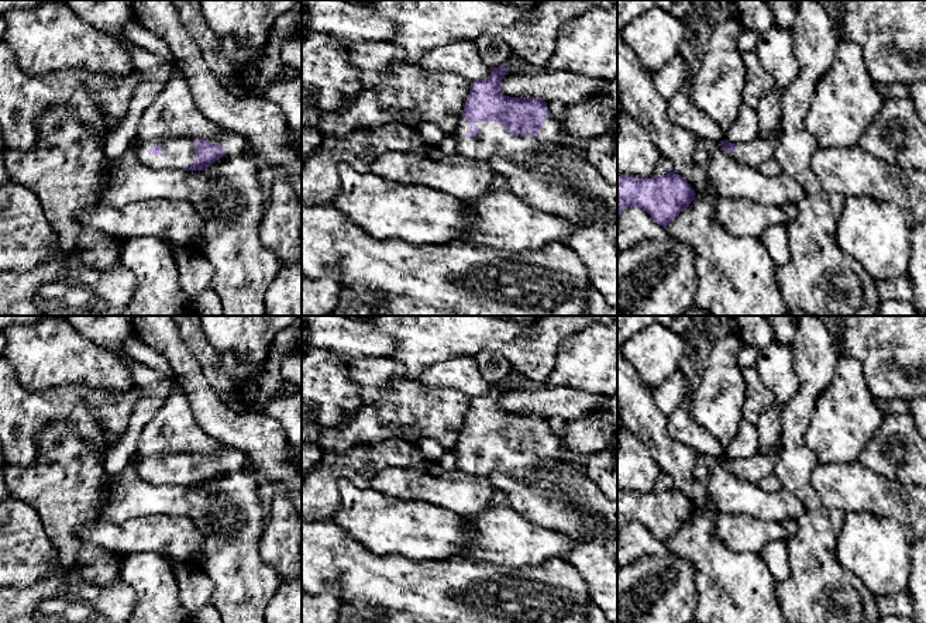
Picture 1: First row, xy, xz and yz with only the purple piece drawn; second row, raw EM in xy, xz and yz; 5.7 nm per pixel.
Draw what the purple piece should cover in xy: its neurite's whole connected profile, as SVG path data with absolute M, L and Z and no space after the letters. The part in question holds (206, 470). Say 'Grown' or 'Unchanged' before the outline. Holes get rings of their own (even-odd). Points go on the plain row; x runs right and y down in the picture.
Grown. M226 447L211 455L168 454L137 461L137 474L154 485L206 486L226 471L240 471L249 461L240 450Z

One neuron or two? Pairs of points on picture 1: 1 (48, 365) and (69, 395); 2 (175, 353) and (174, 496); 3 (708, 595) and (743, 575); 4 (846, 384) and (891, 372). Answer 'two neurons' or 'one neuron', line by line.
1: two neurons
2: two neurons
3: one neuron
4: two neurons

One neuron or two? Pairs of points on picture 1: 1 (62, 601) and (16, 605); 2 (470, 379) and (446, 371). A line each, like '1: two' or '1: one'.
1: one
2: one

